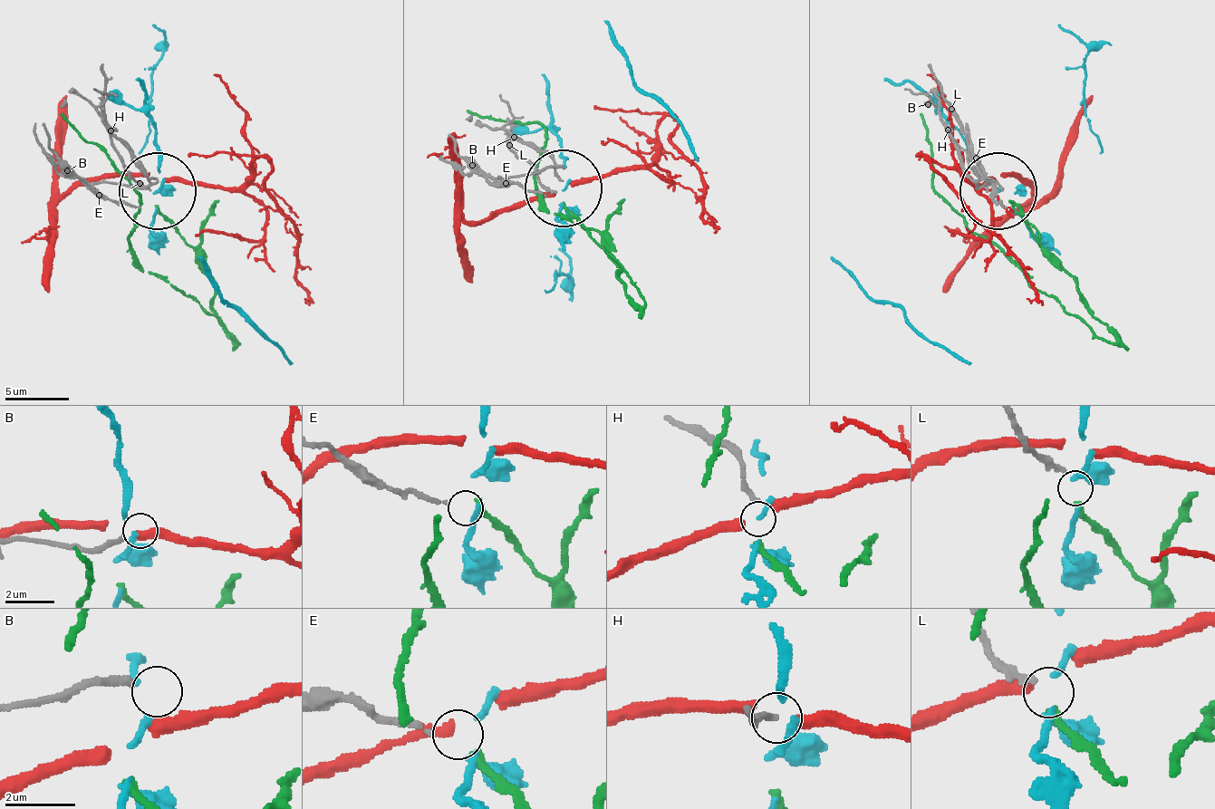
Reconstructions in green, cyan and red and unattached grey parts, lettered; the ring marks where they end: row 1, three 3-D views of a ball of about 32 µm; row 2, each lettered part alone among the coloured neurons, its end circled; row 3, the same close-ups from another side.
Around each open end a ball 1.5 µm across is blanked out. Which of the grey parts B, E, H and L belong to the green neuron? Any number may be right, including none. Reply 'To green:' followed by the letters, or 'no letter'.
To green: L

